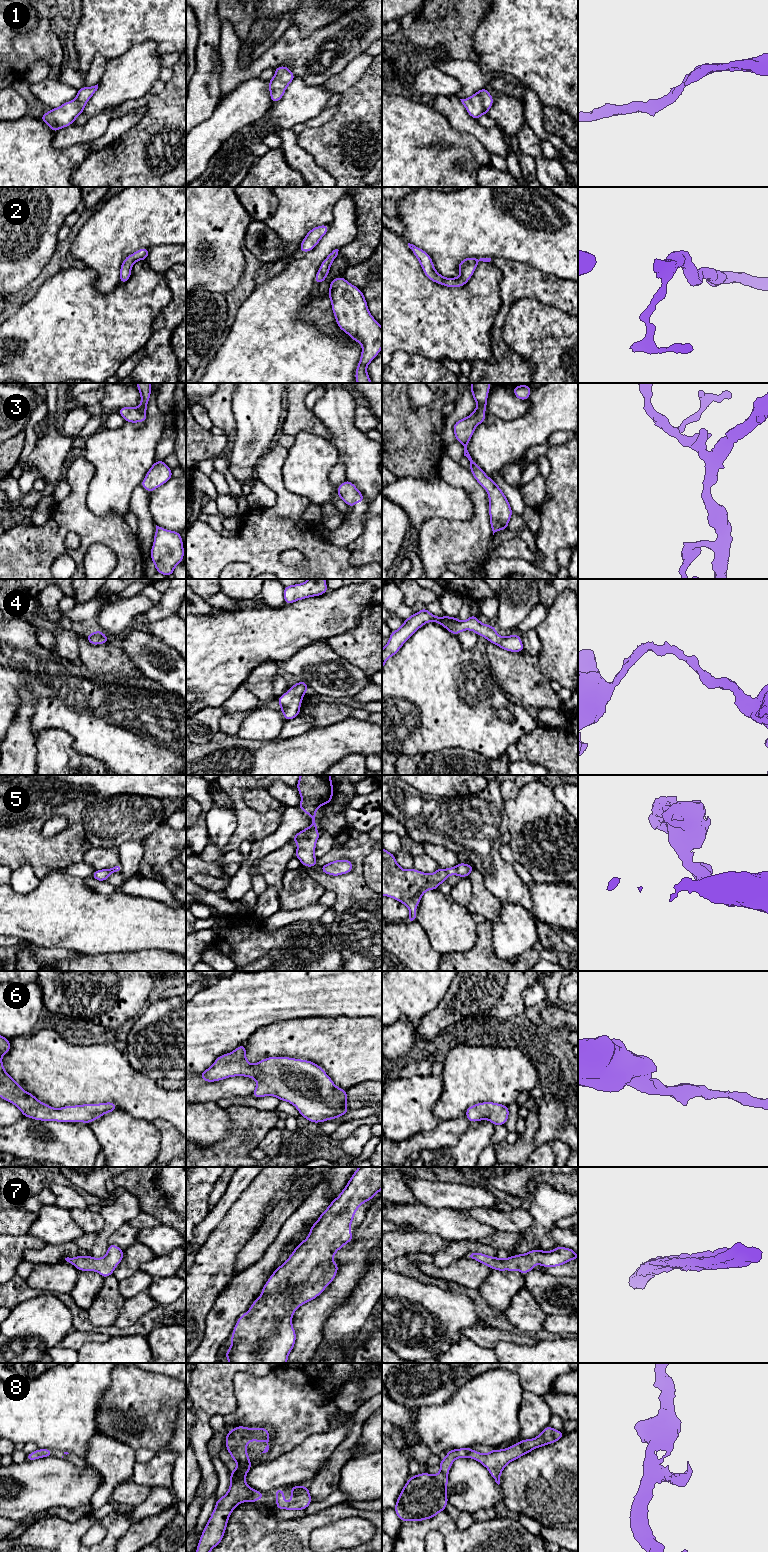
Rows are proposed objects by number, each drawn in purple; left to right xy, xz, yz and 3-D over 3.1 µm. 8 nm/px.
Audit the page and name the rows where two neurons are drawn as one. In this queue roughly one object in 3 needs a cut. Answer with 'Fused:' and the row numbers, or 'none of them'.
Fused: none of them

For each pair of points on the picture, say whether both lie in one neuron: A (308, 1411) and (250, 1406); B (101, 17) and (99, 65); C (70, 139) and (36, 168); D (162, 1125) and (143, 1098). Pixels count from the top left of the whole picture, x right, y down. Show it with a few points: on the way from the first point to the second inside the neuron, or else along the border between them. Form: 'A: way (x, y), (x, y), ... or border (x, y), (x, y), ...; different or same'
A: way (294, 1408), (291, 1406), (264, 1406); same
B: border (101, 55), (106, 61); different
C: border (82, 142), (64, 148), (55, 148), (51, 144); different
D: border (152, 1122), (164, 1119), (175, 1127); different

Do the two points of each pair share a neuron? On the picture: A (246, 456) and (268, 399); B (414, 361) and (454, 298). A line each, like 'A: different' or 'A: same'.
A: same
B: different

